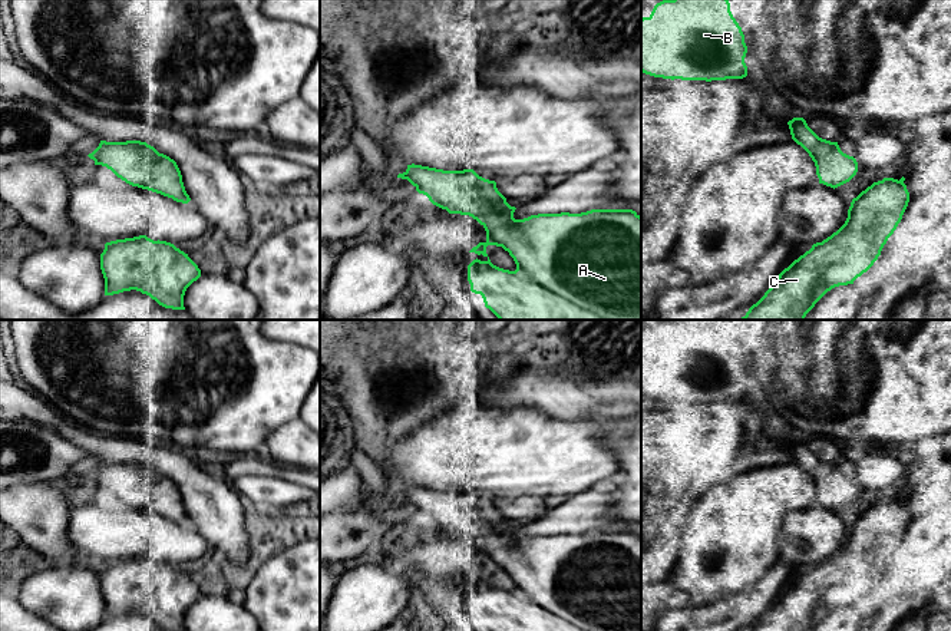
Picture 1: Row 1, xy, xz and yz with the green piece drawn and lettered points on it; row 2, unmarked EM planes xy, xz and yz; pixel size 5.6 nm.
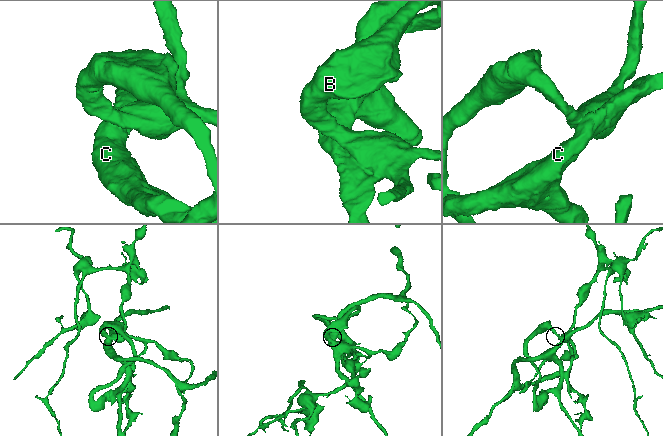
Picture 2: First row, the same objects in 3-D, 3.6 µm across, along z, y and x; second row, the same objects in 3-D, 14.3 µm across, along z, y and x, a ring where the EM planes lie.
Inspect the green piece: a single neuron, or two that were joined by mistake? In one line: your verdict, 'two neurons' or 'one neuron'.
two neurons

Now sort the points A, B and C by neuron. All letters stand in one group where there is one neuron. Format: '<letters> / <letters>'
A / B C

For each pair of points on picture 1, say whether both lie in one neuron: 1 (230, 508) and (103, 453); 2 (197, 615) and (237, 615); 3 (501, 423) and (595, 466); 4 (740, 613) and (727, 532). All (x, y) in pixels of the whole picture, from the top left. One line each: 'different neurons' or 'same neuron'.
1: same neuron
2: same neuron
3: same neuron
4: different neurons

